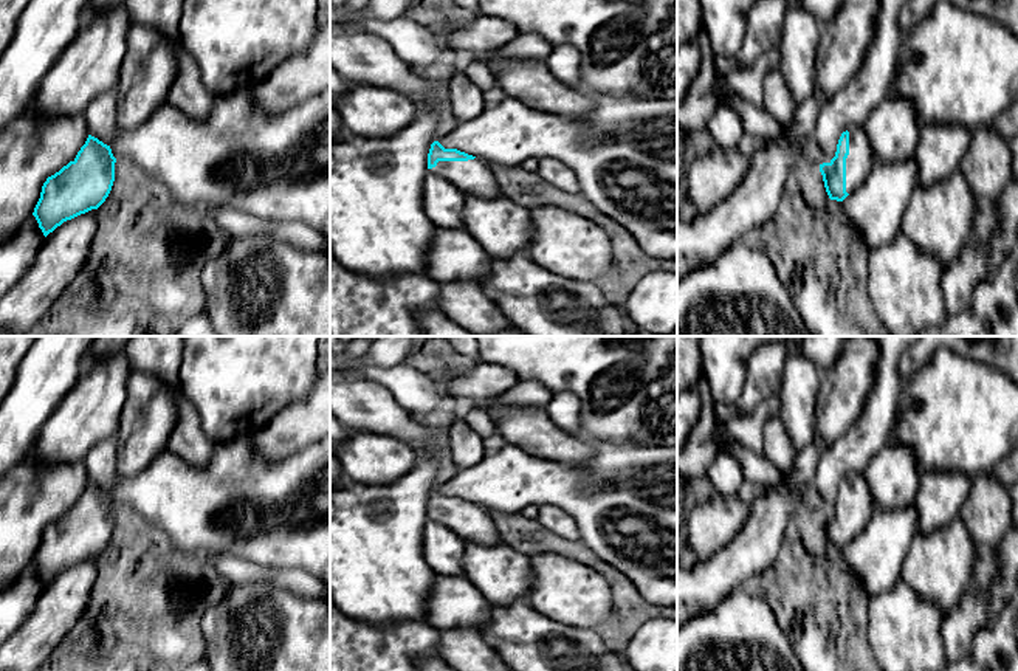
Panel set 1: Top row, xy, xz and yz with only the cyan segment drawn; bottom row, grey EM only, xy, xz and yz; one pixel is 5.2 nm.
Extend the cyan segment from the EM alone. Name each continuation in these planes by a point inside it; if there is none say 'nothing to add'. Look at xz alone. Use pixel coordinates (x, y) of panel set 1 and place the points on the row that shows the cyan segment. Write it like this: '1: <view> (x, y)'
1: xz (474, 177)

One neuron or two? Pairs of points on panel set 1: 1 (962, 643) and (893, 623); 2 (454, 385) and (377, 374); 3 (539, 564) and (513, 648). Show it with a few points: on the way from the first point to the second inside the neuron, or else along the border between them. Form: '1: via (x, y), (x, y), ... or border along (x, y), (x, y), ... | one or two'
1: border along (942, 639), (945, 654) | two
2: via (436, 385), (406, 385), (395, 378) | one
3: border along (526, 600), (532, 608), (558, 623) | two

